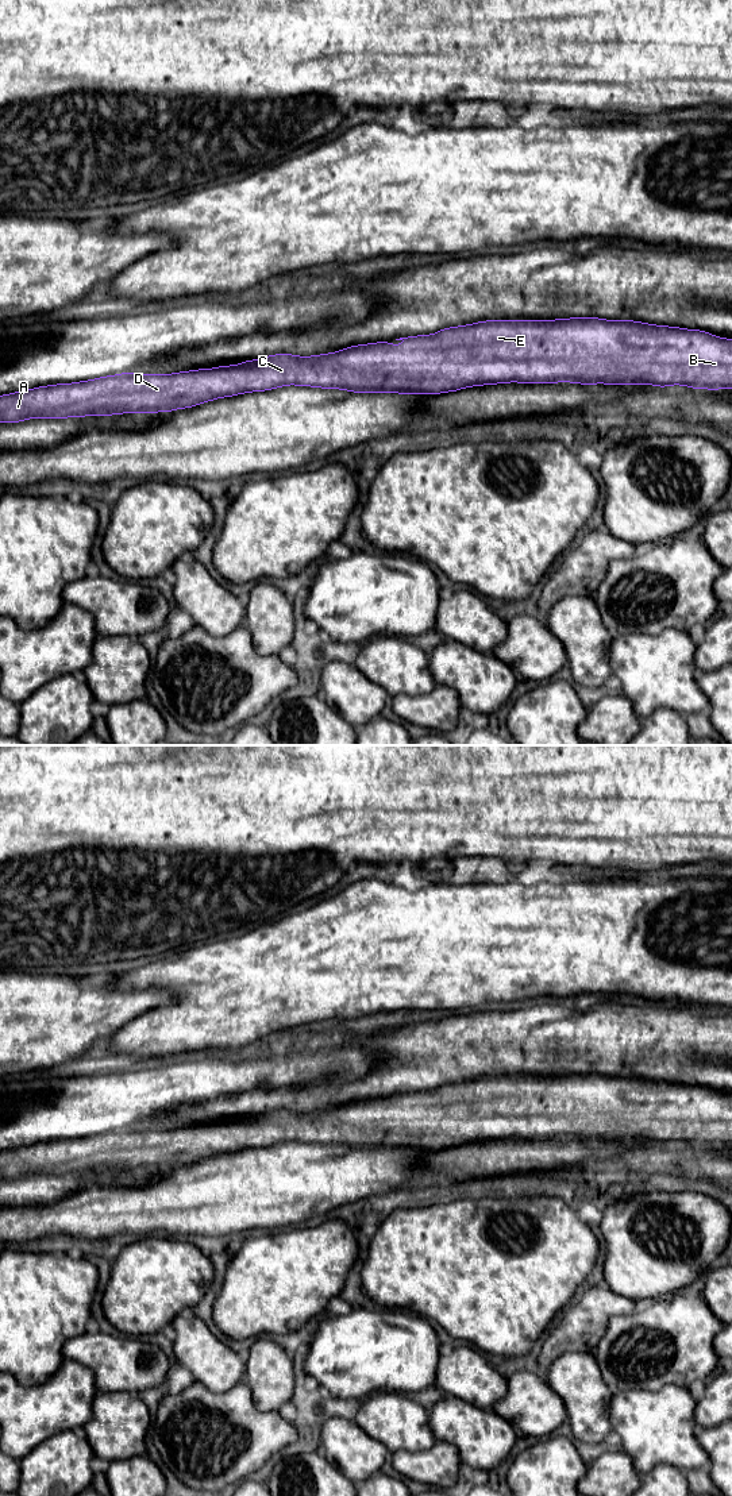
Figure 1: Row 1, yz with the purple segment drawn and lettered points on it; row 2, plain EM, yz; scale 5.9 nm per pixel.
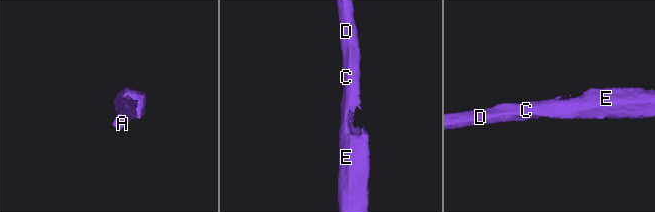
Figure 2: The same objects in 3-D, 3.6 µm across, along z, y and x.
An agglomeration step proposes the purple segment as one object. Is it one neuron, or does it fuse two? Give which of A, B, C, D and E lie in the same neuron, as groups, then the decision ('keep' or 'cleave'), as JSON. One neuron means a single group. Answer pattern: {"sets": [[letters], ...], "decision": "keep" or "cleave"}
{"sets": [["A", "B", "C", "D", "E"]], "decision": "keep"}

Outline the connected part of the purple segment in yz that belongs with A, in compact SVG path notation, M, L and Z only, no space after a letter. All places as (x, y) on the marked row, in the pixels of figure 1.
M573 317L573 319L558 319L558 320L489 320L478 321L475 324L459 325L452 328L444 328L436 332L435 335L420 335L420 336L407 336L396 340L404 340L405 343L397 347L392 346L392 342L380 342L370 344L351 346L348 348L315 355L315 356L296 356L290 354L277 354L271 356L263 356L255 360L246 360L234 366L219 366L216 369L201 369L192 371L181 371L176 374L147 374L142 375L139 373L122 373L117 375L101 377L97 379L74 382L74 383L59 383L41 386L30 390L20 390L14 394L0 396L0 423L19 423L26 419L65 419L65 417L82 417L82 416L109 416L119 413L154 413L154 412L172 412L174 409L192 408L194 405L212 401L221 397L238 396L249 392L263 392L271 390L280 386L286 385L298 385L298 386L313 386L324 389L343 389L354 393L420 393L420 394L439 394L446 392L455 392L463 388L481 386L481 385L494 385L494 383L506 383L506 382L521 382L521 383L554 383L554 382L574 382L583 385L593 383L608 383L608 385L656 385L659 388L670 385L683 385L693 389L710 389L718 390L723 388L732 388L732 339L723 339L712 333L698 331L698 329L683 329L679 327L666 327L666 325L652 325L647 323L639 323L632 320L602 320L598 317Z

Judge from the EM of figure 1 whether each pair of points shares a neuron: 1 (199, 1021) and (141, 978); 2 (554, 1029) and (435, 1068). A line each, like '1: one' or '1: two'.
1: one
2: one

